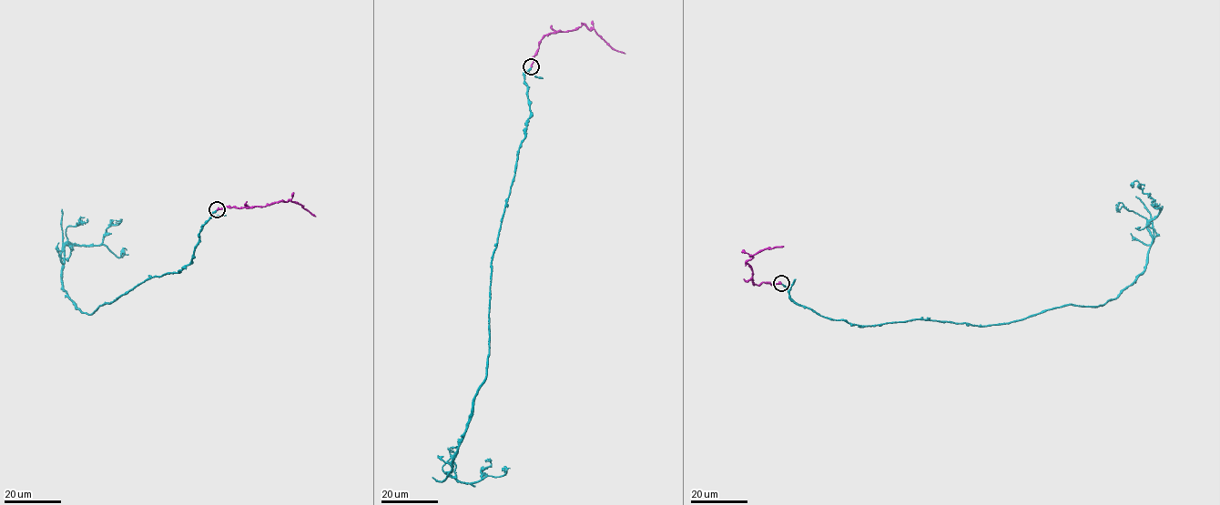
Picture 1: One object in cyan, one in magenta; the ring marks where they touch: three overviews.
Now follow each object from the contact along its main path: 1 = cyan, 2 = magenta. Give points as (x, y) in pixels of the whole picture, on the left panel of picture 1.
1: (217, 209), (178, 273), (147, 278), (84, 313), (63, 287), (65, 247), (100, 245), (116, 221)
2: (217, 209), (229, 205), (238, 208), (266, 207), (291, 201), (315, 217)

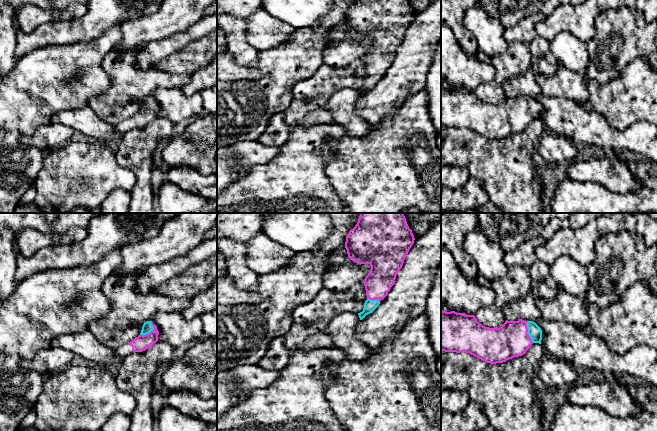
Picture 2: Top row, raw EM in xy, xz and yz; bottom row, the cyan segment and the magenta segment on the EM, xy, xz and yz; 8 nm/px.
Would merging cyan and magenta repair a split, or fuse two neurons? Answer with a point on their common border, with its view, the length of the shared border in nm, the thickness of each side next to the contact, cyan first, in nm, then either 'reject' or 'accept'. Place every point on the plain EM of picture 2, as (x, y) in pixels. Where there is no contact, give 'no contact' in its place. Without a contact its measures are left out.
xy (150, 107) | 150 nm | 90/120 nm | accept

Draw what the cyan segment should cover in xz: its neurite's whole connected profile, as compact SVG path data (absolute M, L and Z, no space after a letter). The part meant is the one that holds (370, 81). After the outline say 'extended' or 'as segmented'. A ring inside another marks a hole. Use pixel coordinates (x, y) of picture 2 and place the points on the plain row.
M356 0L349 7L345 18L348 33L358 40L371 42L368 51L363 56L367 76L363 87L358 89L360 96L372 89L379 82L380 77L387 72L414 16L408 0Z; extended

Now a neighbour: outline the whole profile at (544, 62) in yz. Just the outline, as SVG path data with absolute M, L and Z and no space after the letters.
M537 36L530 43L533 55L533 65L524 74L517 78L505 80L502 84L503 90L508 97L522 95L526 98L541 94L541 89L536 77L539 74L553 75L556 71L557 60L550 51L549 41Z

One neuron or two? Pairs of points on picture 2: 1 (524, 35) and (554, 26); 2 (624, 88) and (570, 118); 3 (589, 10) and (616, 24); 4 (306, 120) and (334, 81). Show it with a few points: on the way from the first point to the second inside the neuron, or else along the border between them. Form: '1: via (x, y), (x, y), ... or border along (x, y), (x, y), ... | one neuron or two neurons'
1: border along (547, 17), (537, 24), (536, 35) | two neurons
2: border along (582, 105), (598, 112), (607, 122) | two neurons
3: border along (600, 11), (595, 17), (594, 30) | two neurons
4: via (306, 110), (324, 91) | one neuron

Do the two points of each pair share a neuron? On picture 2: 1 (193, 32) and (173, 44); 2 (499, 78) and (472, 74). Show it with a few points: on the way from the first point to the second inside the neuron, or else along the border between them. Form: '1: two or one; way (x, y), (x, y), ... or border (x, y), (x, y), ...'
1: one; way (188, 36), (178, 41)
2: two; border (490, 63), (493, 78), (481, 83), (474, 91)

